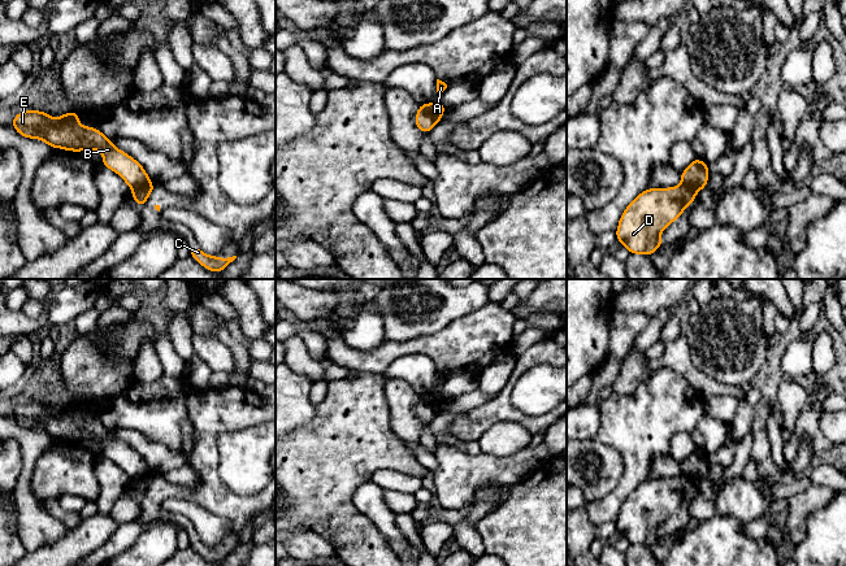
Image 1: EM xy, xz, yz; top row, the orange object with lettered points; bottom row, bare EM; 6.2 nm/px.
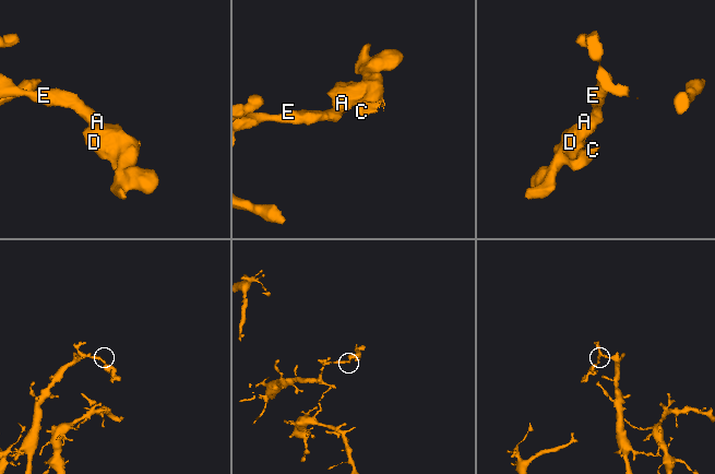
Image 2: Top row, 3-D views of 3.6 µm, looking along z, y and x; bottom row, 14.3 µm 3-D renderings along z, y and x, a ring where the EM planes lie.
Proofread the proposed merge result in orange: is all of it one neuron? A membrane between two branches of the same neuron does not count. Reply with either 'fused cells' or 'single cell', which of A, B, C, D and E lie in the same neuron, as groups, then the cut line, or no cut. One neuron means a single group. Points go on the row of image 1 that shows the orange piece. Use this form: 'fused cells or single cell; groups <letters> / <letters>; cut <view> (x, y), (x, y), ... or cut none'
fused cells; groups A C D / B E; cut xy (150, 182), (133, 191)

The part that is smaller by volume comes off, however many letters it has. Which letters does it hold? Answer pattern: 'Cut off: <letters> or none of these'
Cut off: A, C, D

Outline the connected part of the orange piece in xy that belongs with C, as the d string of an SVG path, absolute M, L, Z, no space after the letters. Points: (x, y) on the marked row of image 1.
M190 248L190 256L198 261L203 267L213 273L221 273L233 262L237 256L221 258L217 256L208 256L200 248Z

